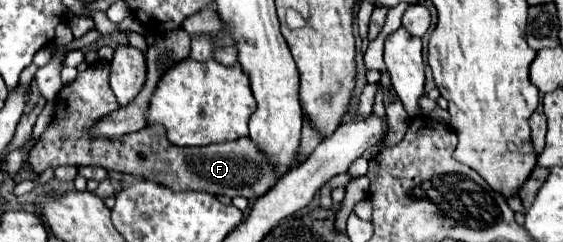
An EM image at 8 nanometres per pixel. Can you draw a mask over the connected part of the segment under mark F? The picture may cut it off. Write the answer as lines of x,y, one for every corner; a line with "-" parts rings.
99,59
77,75
77,79
65,85
55,97
53,121
41,133
37,145
29,153
29,163
35,175
43,173
47,167
61,165
99,165
107,171
129,173
155,183
161,183
173,191
205,191
211,195
227,197
247,197
257,199
265,195
277,181
277,175
269,161
257,151
249,137
241,137
231,143
217,143
205,147
179,147
165,139
161,125
147,125
145,129
123,135
123,137
103,137
93,135
91,127
119,107
111,87
109,87
109,61

